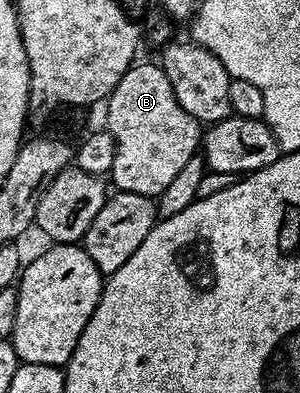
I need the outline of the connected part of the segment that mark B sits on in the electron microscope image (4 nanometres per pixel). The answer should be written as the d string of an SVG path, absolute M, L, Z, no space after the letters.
M135 62L130 69L122 75L120 82L110 91L105 101L106 124L105 131L112 134L116 142L116 162L112 162L112 170L109 179L114 180L113 187L119 192L131 192L156 198L169 186L172 178L176 178L188 158L199 155L202 137L204 135L203 125L199 124L180 102L176 102L176 94L172 94L172 82L164 74L161 63L141 64Z

